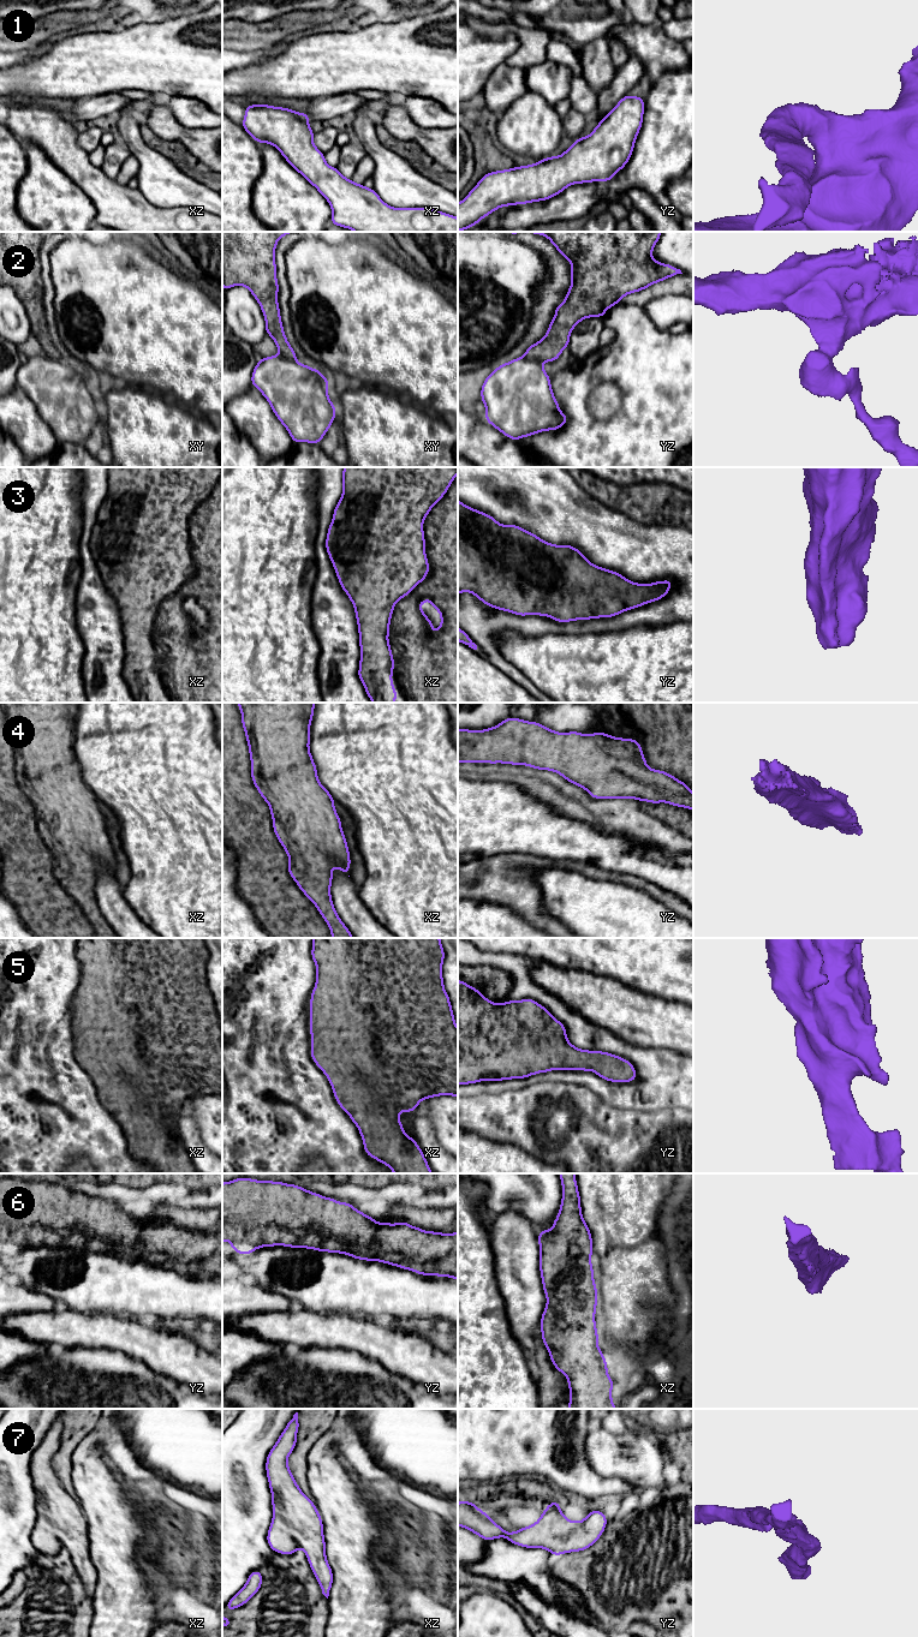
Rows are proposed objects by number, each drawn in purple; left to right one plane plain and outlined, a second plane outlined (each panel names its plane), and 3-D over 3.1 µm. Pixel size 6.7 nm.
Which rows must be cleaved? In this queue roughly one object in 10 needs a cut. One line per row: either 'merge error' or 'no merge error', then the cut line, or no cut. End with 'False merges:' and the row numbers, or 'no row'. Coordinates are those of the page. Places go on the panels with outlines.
1: no merge error; no cut
2: merge error; cut in yz along (524, 356), (541, 363)
3: no merge error; no cut
4: no merge error; no cut
5: no merge error; no cut
6: no merge error; no cut
7: no merge error; no cut
False merges: 2

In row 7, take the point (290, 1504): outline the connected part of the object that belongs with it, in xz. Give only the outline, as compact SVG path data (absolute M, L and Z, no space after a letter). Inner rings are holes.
M296 1412L267 1456L266 1471L273 1506L267 1542L272 1551L285 1555L302 1548L322 1594L328 1599L333 1571L326 1555L322 1518L314 1501L300 1490L287 1463L297 1444L298 1429Z

